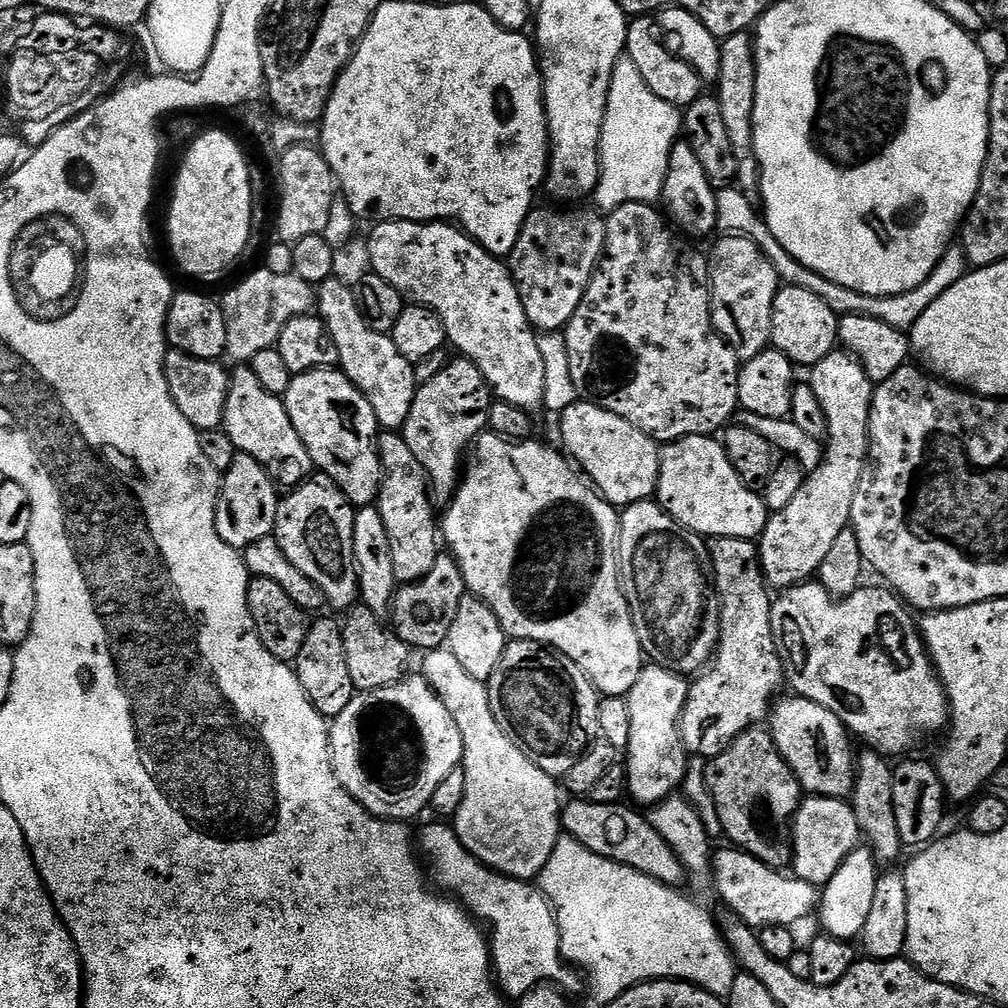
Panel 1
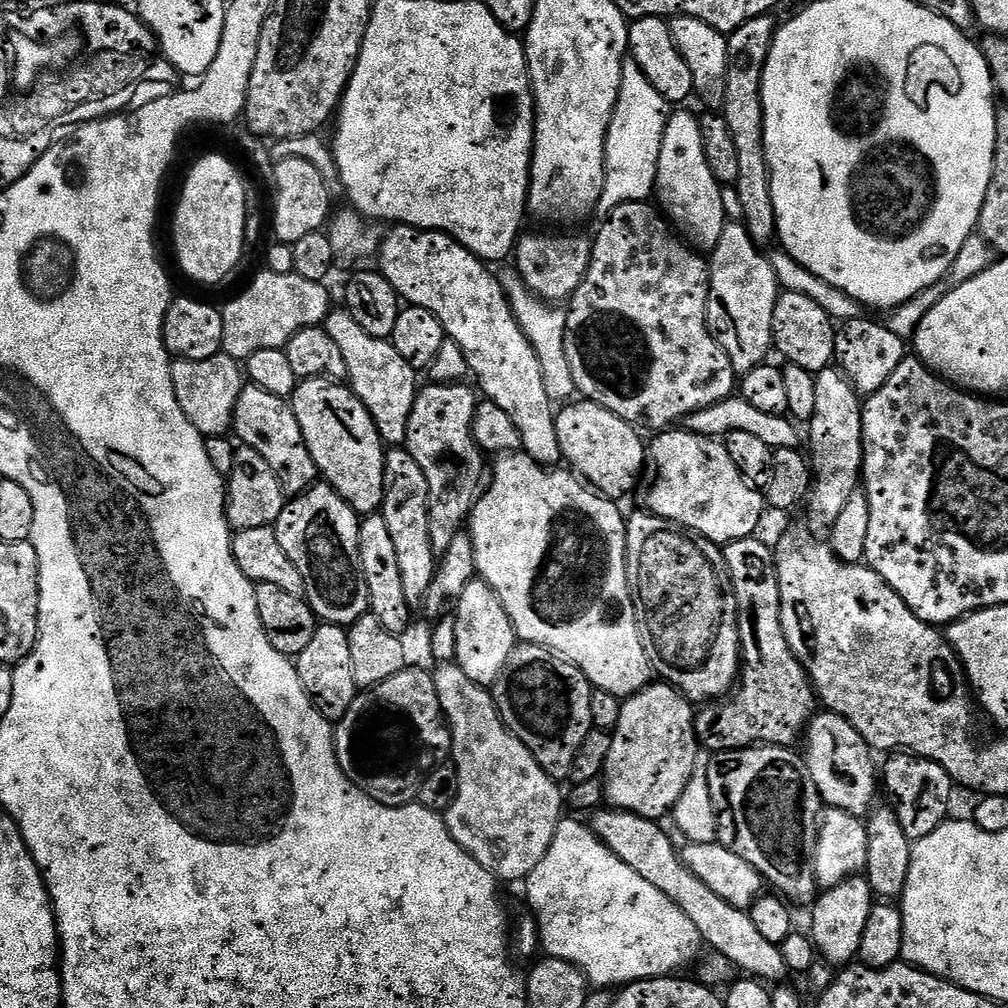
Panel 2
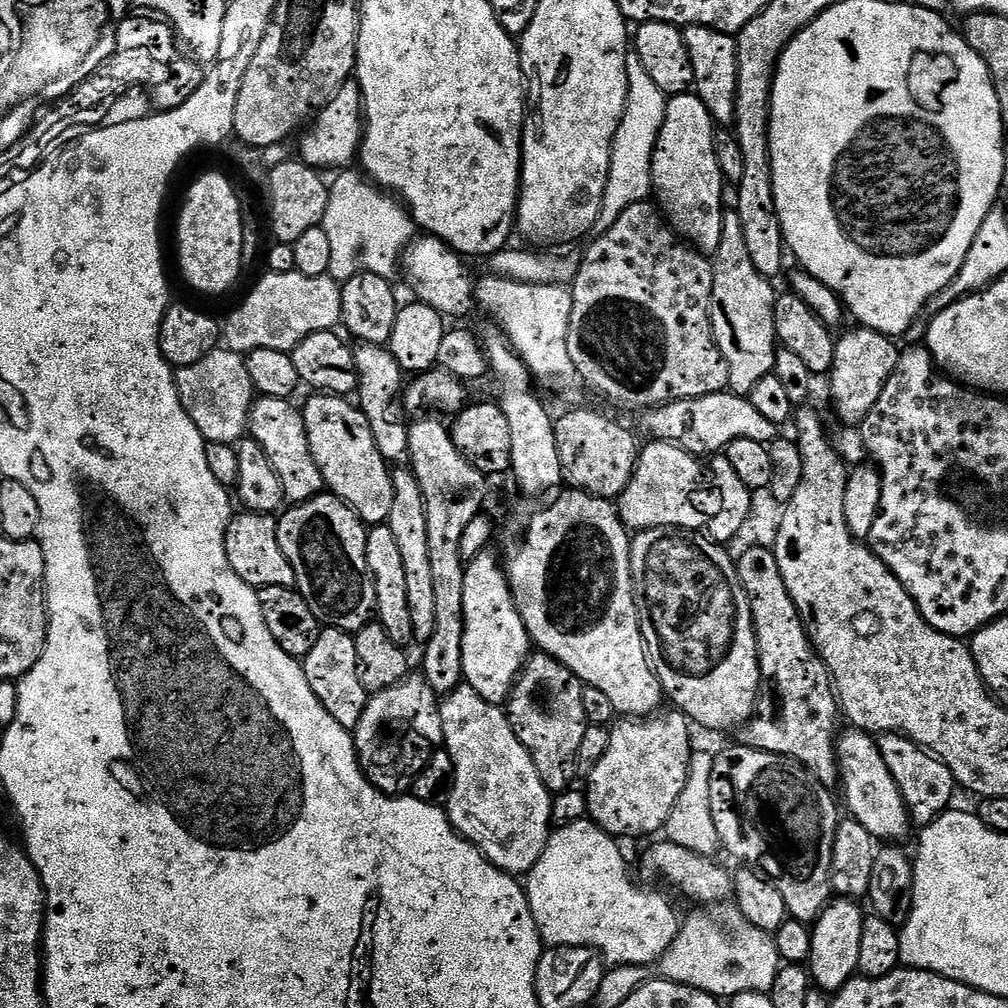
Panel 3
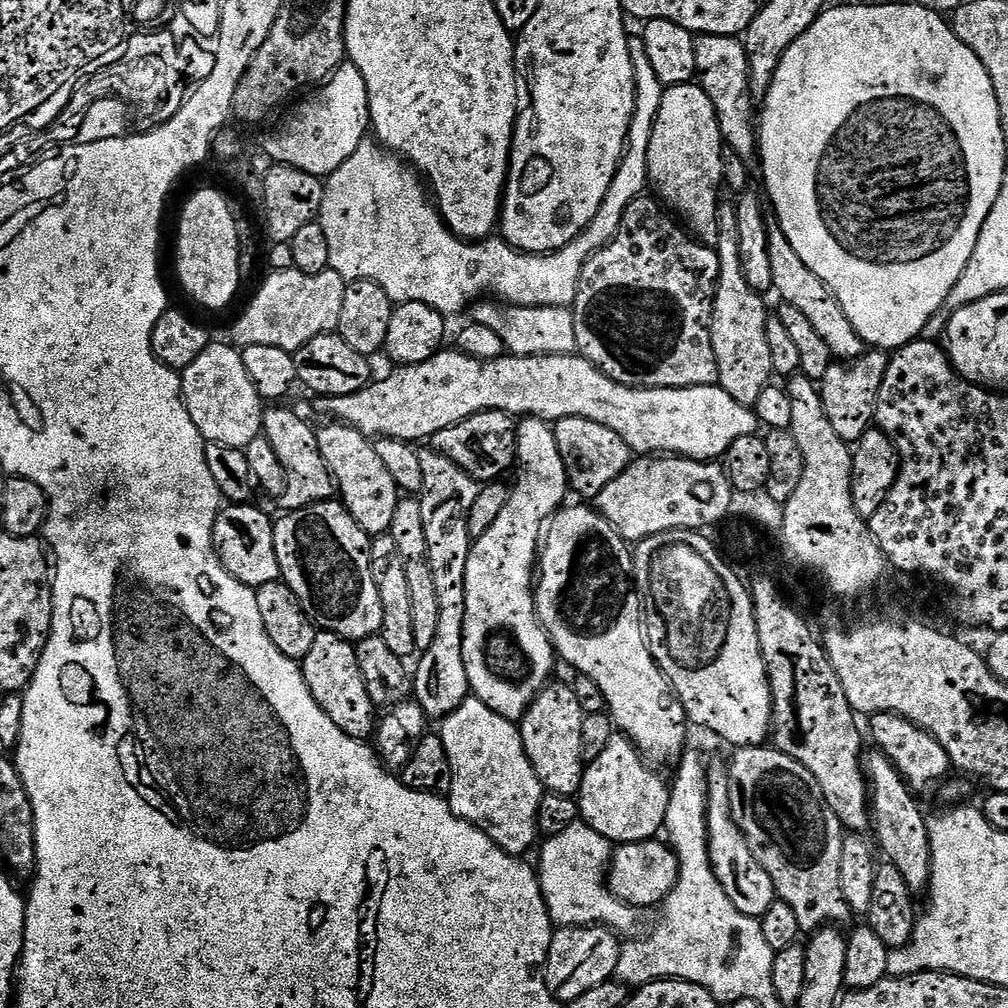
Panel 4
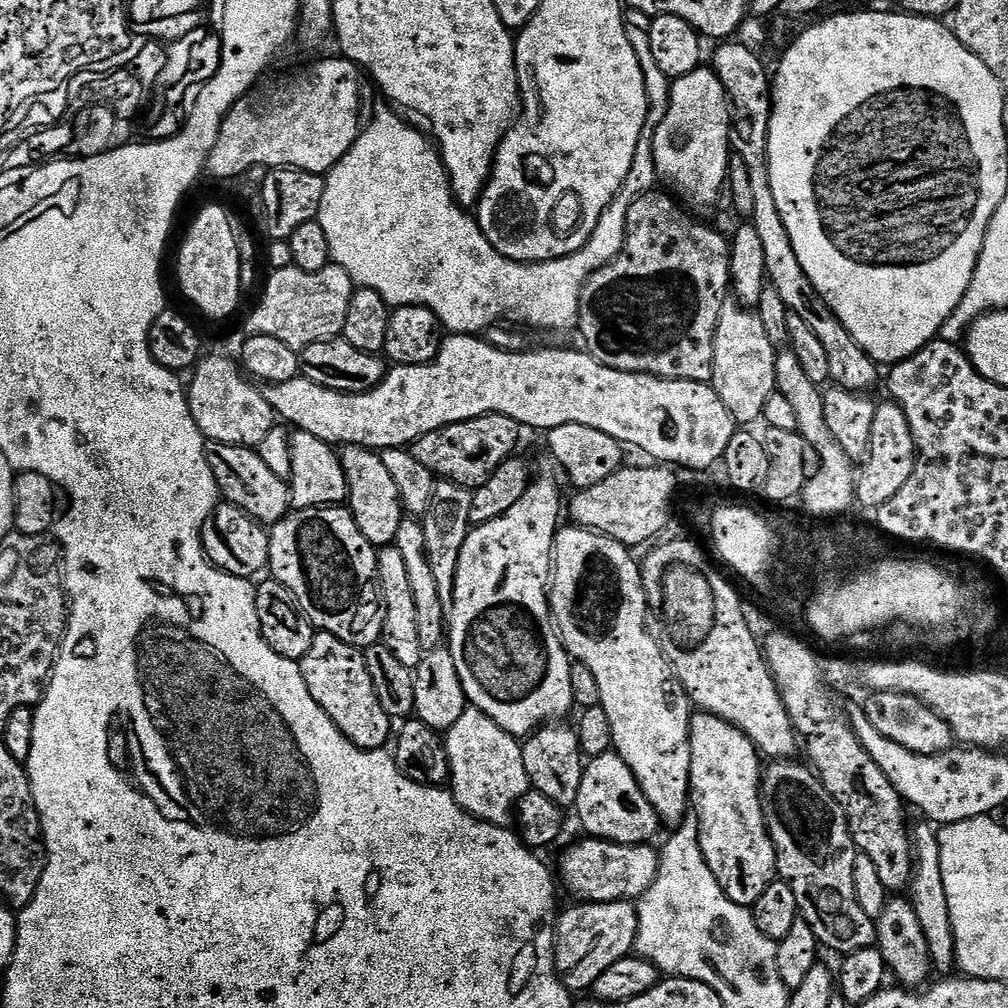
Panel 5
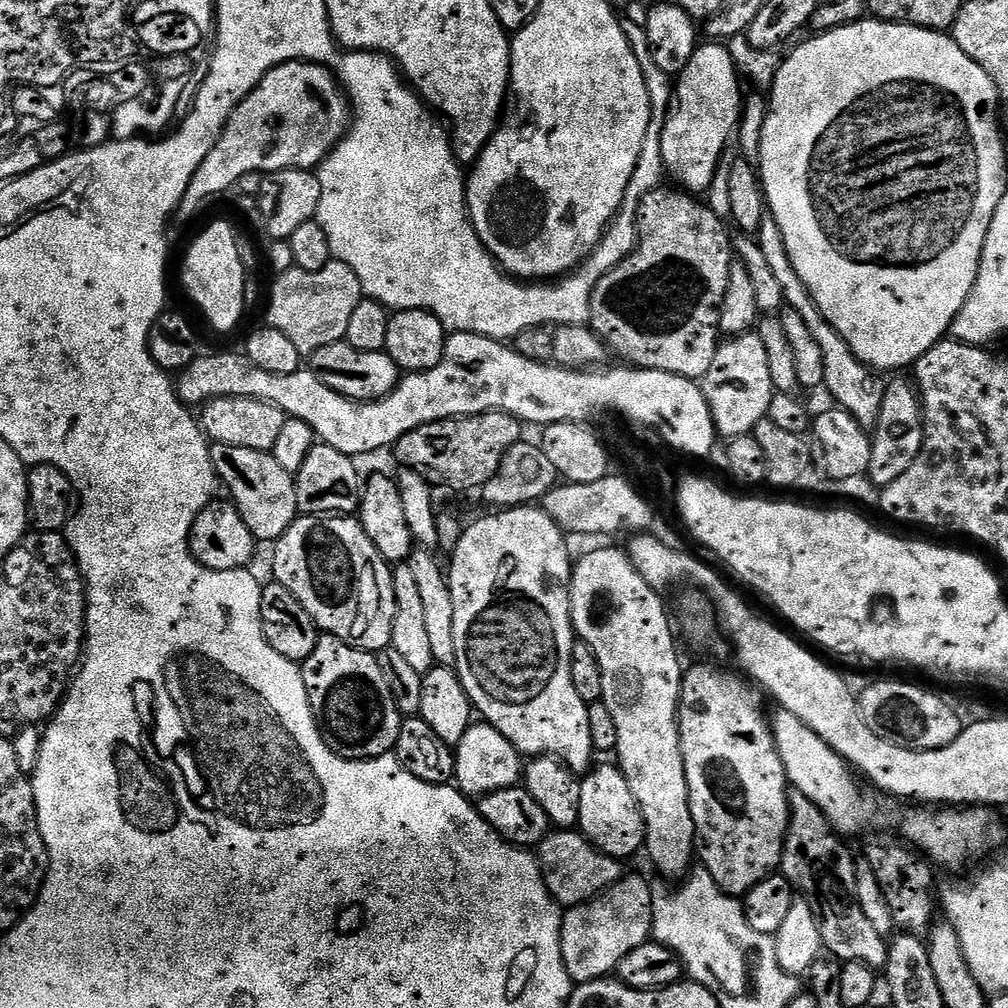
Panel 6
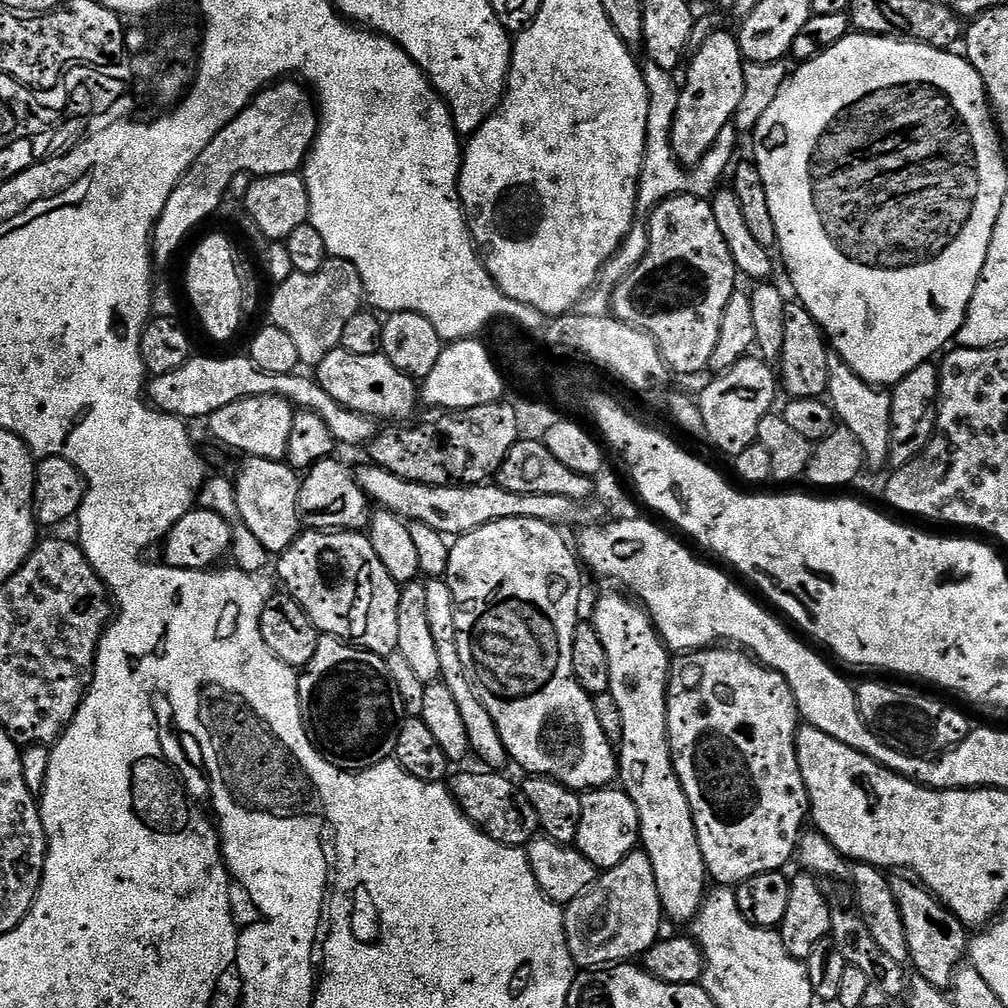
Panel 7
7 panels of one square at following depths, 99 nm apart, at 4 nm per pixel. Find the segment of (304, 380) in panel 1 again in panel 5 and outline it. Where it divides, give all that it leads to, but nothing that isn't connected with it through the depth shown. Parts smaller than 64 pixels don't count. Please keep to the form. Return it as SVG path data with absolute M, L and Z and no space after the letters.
M345 447L339 453L342 470L348 479L347 507L358 522L358 530L377 549L395 545L398 526L406 518L403 504L400 503L398 486L394 486L394 478L386 466L382 466L382 458L370 448Z

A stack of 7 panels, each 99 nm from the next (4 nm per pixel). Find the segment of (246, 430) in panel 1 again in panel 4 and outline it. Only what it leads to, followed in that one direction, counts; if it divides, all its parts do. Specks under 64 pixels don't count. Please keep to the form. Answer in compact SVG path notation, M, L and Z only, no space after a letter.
M272 406L265 411L262 434L268 439L270 446L274 446L274 451L278 453L278 462L282 462L282 466L286 466L288 489L284 491L282 497L282 503L285 504L283 507L287 511L293 512L323 500L333 499L332 471L326 466L322 454L318 450L317 429L311 428L298 413L280 407L284 406Z

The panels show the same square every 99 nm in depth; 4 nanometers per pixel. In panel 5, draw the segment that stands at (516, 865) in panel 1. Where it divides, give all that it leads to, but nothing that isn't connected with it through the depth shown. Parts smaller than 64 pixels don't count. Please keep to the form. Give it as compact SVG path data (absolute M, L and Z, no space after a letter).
M469 706L462 718L446 733L448 761L450 762L450 791L452 797L463 806L471 816L477 816L488 824L508 826L513 823L517 802L530 790L526 766L522 763L522 744L517 737L510 735L498 722L494 722L482 710Z

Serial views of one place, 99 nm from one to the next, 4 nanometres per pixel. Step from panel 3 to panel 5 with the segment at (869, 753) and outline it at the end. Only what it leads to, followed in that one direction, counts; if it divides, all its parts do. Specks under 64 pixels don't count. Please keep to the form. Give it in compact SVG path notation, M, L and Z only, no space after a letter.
M920 822L910 832L914 859L912 861L912 881L908 884L906 895L918 914L922 934L926 934L926 946L930 946L932 967L937 973L948 974L956 962L956 943L950 922L950 902L946 902L946 882L942 882L942 850L937 829L931 823Z

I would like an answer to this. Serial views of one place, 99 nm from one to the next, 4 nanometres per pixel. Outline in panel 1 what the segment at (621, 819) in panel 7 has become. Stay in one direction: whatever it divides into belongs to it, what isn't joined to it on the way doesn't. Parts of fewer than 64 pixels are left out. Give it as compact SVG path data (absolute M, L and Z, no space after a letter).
M649 663L640 672L638 682L634 682L634 686L628 691L626 699L630 706L630 742L626 749L627 795L633 796L637 800L637 805L659 805L675 793L672 792L675 788L677 791L683 785L684 776L688 773L690 753L684 747L684 739L680 733L680 715L686 706L688 686L689 681L683 675L677 674L673 668L663 668L660 664Z

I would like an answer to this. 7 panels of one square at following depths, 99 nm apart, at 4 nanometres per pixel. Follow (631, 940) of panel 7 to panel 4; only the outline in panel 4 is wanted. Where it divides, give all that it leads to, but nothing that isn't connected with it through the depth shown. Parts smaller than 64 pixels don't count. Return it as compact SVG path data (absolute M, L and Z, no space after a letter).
M603 926L557 927L553 931L550 950L544 963L544 981L555 1000L567 1002L613 979L621 964L622 940L612 929Z

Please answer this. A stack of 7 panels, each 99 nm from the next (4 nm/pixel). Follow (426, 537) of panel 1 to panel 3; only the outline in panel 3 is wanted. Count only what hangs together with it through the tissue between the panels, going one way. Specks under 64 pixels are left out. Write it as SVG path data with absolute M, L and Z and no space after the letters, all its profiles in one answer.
M396 466L392 473L392 501L386 523L398 542L398 550L406 570L406 595L410 602L410 618L414 622L413 641L426 642L434 634L434 578L430 571L430 538L426 538L426 502L422 486L411 467Z

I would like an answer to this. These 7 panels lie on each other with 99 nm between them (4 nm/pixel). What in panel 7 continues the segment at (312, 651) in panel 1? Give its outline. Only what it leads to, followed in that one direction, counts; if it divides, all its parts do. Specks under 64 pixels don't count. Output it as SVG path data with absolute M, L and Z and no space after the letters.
M321 635L318 650L314 650L314 658L310 658L310 662L299 673L299 678L300 709L304 728L308 731L312 745L324 759L344 772L359 774L367 768L378 766L378 762L395 757L402 705L395 688L392 687L388 661L385 657L368 652L365 648L345 644L335 636Z

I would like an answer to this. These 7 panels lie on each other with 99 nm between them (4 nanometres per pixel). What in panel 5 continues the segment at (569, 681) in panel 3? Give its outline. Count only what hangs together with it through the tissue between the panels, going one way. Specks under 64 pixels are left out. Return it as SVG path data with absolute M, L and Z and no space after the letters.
M549 722L536 729L522 744L522 763L526 766L528 783L538 794L546 794L550 802L554 802L559 808L568 810L575 805L578 798L578 786L582 786L582 774L584 773L585 757L580 751L580 743L576 737L575 727L564 725L564 722Z

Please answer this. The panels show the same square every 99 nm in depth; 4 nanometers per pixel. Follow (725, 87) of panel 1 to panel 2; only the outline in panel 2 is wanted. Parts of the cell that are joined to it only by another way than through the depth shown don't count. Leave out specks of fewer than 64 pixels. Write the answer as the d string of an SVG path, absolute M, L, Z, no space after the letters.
M775 15L750 18L738 30L728 36L728 73L726 74L726 98L722 114L730 134L734 138L734 147L738 150L738 178L735 188L742 202L742 223L750 238L761 250L773 247L777 239L776 211L772 197L772 175L768 169L768 159L764 153L764 107L762 106L762 78L768 55L772 49L772 40L776 36L778 20Z

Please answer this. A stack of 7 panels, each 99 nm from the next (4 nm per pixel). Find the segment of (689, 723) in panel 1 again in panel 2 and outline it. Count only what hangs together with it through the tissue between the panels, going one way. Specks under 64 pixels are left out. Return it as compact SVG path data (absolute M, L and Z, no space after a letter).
M749 538L723 545L722 551L736 595L742 675L731 697L732 704L708 702L696 712L699 747L712 754L756 745L792 748L801 743L808 722L817 711L818 697L808 671L790 650L782 630L780 583L773 549L760 538Z

